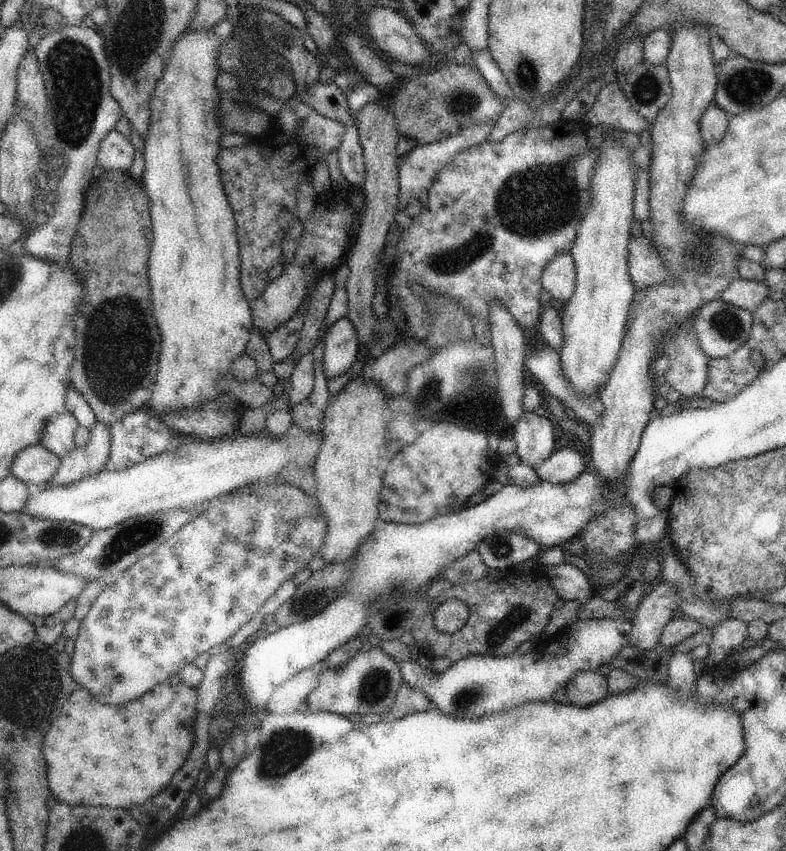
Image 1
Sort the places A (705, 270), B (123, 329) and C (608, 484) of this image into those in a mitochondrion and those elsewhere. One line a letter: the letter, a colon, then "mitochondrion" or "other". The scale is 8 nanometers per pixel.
A: mitochondrion
B: mitochondrion
C: other

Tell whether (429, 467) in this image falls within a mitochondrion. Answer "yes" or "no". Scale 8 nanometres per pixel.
no

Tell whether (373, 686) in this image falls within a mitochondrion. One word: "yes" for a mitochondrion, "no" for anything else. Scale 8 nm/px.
yes

